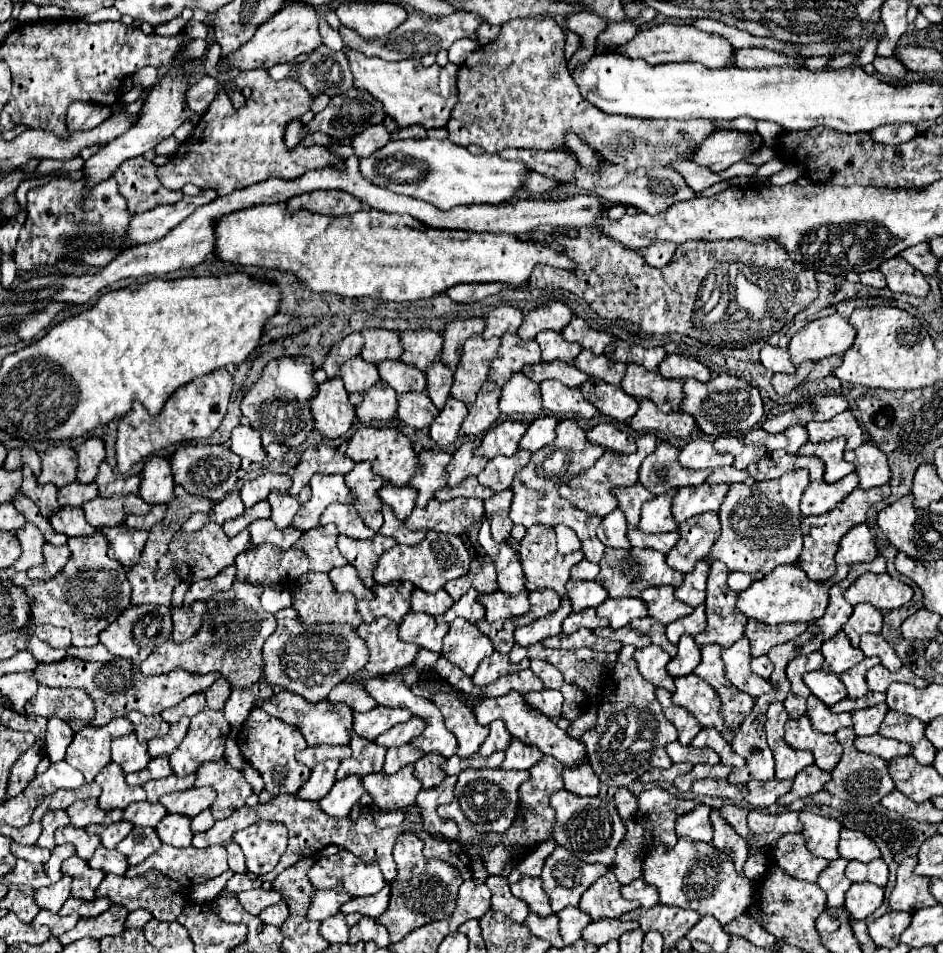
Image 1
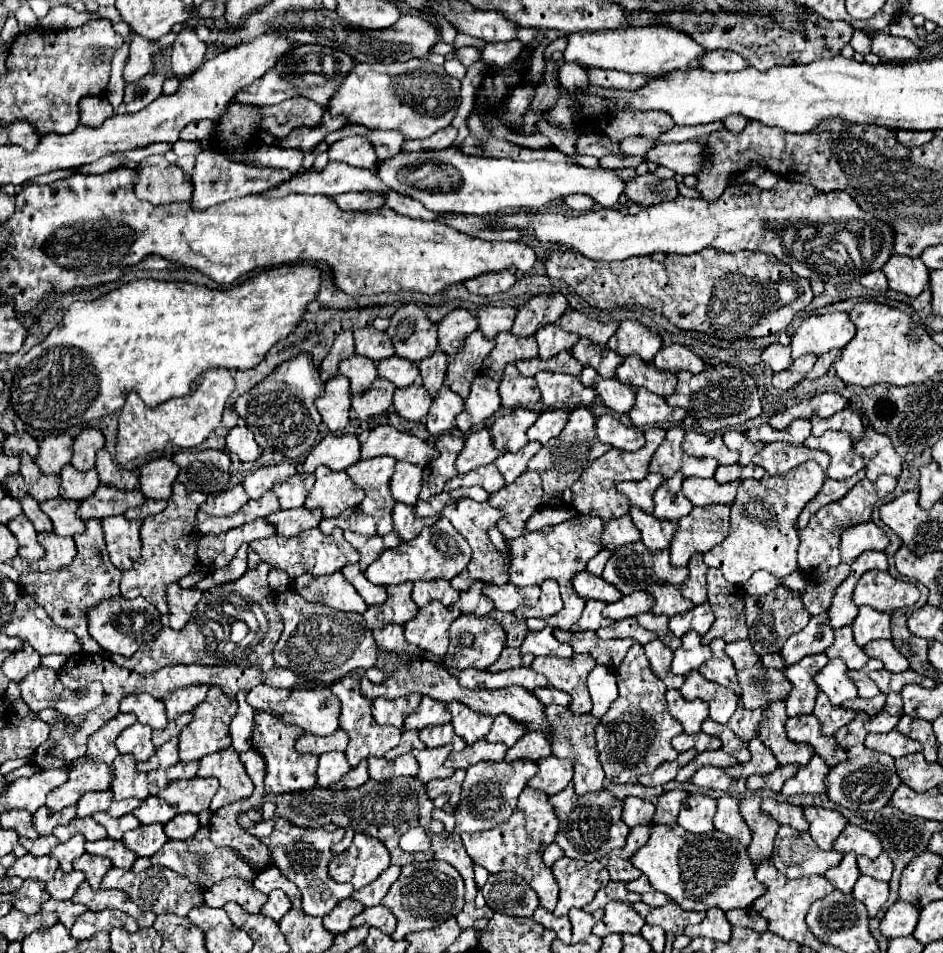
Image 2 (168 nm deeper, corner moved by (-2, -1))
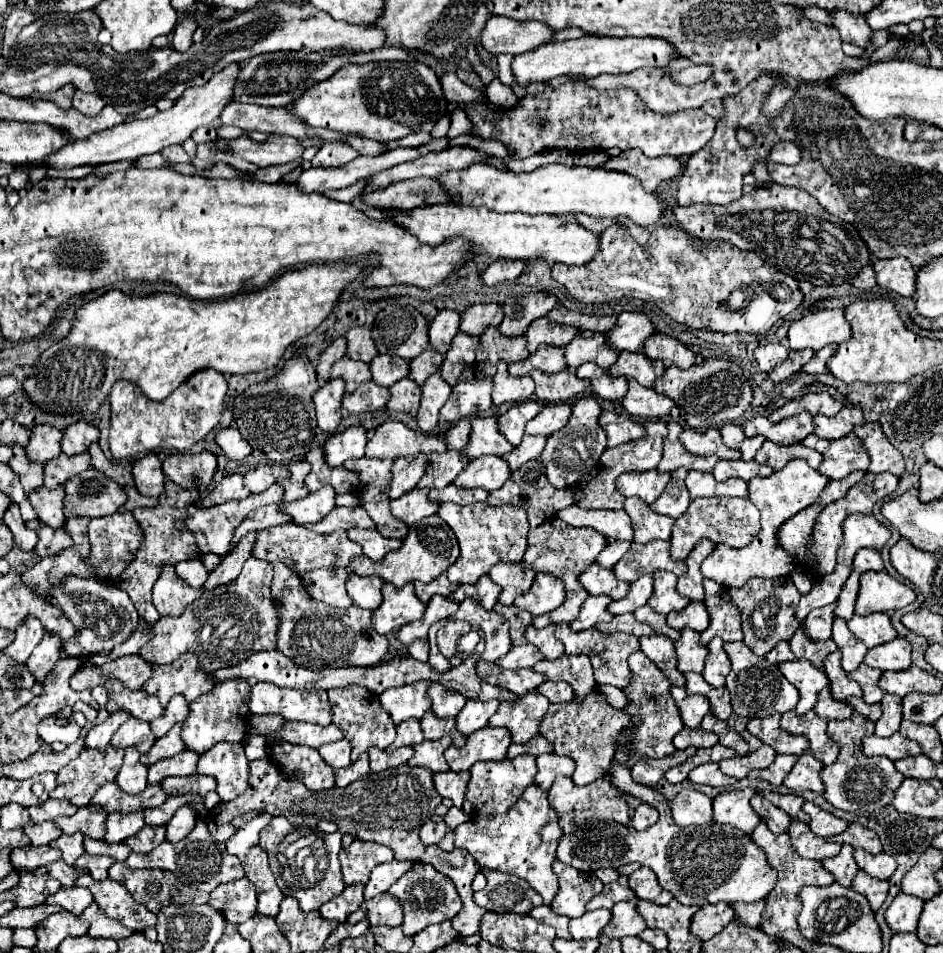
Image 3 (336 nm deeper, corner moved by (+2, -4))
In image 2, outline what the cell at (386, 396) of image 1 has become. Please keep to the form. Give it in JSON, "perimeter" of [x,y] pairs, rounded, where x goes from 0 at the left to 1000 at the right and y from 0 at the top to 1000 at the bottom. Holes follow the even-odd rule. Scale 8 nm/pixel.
{"perimeter":[[[400,397],[389,411],[372,418],[372,426],[383,441],[389,441],[393,437],[400,437],[400,434],[415,430],[417,411],[419,411],[419,405],[413,399]]]}

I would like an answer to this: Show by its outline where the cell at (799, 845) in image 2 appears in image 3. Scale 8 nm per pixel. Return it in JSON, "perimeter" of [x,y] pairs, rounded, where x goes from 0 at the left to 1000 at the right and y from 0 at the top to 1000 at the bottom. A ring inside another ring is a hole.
{"perimeter":[[[841,859],[835,872],[839,876],[841,891],[849,899],[873,903],[873,899],[885,899],[892,893],[892,887],[890,885],[881,885],[877,880],[864,878],[864,874],[860,874],[858,866],[852,864],[852,861],[847,861],[847,859]]]}

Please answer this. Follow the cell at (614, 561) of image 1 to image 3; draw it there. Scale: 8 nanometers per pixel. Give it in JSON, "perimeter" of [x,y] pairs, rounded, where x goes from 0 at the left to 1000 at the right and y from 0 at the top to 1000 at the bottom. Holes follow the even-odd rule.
{"perimeter":[[[690,568],[684,572],[671,570],[669,576],[650,595],[650,599],[659,610],[665,612],[671,612],[684,601],[695,601],[701,597],[712,599],[716,603],[724,603],[729,593],[726,589],[714,589],[709,574],[712,574],[709,568]]]}

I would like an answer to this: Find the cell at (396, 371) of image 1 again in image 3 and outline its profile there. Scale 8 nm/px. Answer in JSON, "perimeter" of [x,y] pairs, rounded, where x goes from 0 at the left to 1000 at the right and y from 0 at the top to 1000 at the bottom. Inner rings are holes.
{"perimeter":[[[398,373],[391,381],[396,400],[406,406],[415,406],[419,400],[434,393],[434,381],[419,373]]]}

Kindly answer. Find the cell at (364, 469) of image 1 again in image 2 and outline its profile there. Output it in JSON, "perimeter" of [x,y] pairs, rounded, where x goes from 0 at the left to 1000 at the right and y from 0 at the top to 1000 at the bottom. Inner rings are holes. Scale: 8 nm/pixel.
{"perimeter":[[[410,478],[381,483],[368,491],[370,502],[387,514],[387,523],[381,531],[385,533],[387,539],[398,544],[402,562],[408,562],[417,556],[415,537],[419,525],[413,514],[413,504],[417,493],[419,493],[419,481],[410,481]]]}

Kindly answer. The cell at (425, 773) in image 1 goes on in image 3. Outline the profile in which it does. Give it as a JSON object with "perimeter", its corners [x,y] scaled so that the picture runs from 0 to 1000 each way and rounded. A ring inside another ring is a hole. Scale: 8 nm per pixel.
{"perimeter":[[[468,773],[466,778],[446,778],[444,782],[440,782],[440,792],[434,796],[436,805],[453,805],[459,811],[466,809],[474,809],[476,803],[472,799],[470,788],[478,782],[478,773]]]}

